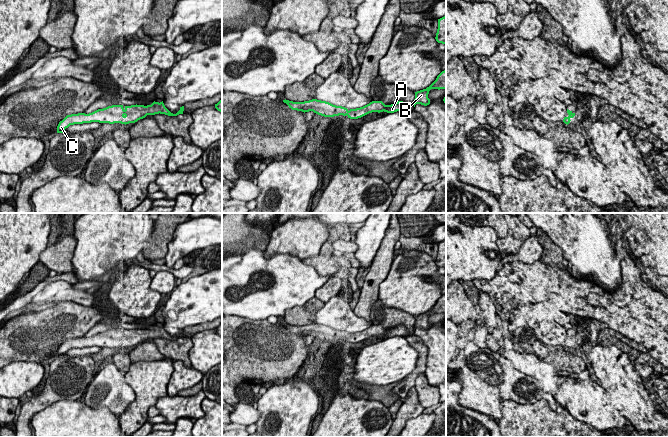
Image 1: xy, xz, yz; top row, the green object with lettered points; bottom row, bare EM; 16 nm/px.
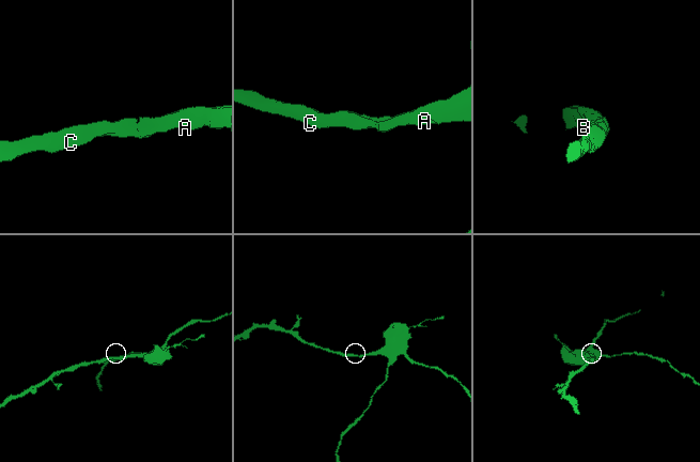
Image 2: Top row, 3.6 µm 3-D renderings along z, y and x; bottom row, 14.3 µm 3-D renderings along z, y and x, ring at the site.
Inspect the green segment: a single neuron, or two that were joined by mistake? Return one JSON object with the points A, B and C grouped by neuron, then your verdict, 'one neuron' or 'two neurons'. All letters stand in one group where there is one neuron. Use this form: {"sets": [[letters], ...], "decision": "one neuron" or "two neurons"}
{"sets": [["A", "B", "C"]], "decision": "one neuron"}

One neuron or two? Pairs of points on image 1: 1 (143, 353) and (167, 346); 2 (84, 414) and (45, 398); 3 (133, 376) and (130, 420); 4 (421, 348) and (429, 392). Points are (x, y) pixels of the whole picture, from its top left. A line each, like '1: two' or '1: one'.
1: one
2: two
3: one
4: two

